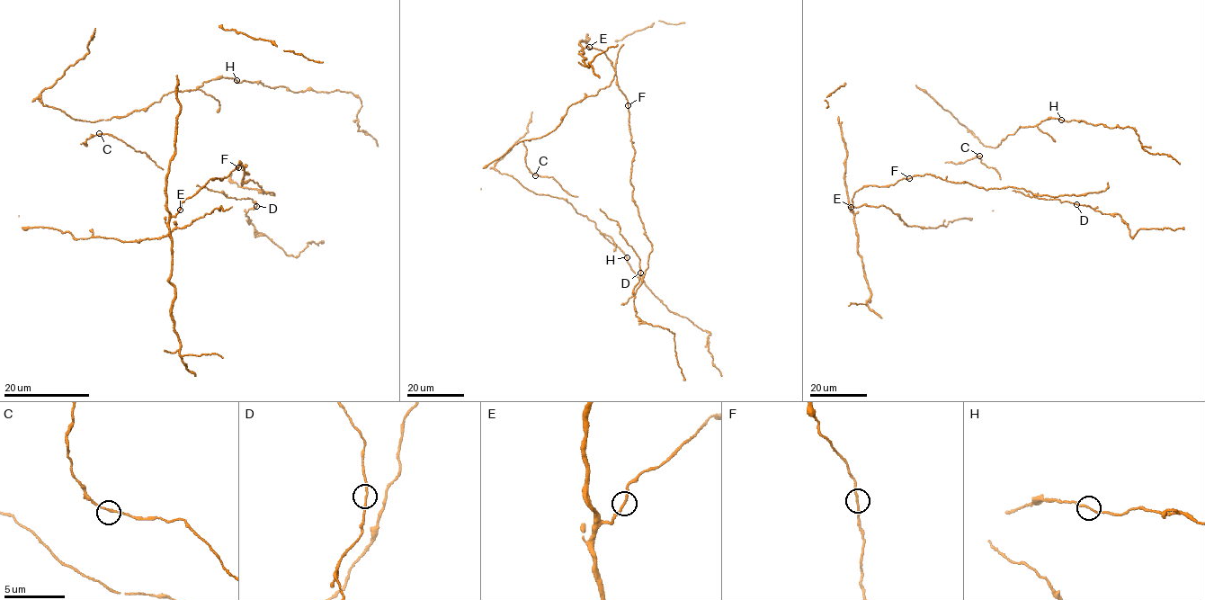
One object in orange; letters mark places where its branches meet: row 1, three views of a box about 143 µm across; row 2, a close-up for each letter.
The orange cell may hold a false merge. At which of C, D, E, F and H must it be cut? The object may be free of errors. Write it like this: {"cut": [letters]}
{"cut": []}

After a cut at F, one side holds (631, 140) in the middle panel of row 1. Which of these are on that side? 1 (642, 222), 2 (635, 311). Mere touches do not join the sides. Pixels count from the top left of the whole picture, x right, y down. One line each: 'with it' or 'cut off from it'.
1: with it
2: cut off from it

